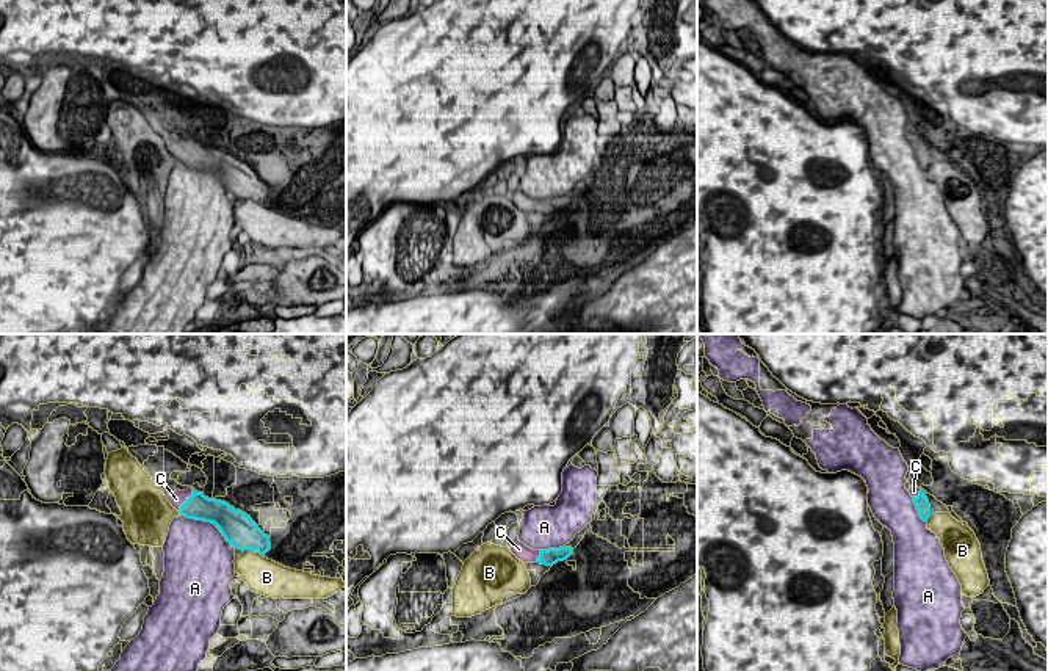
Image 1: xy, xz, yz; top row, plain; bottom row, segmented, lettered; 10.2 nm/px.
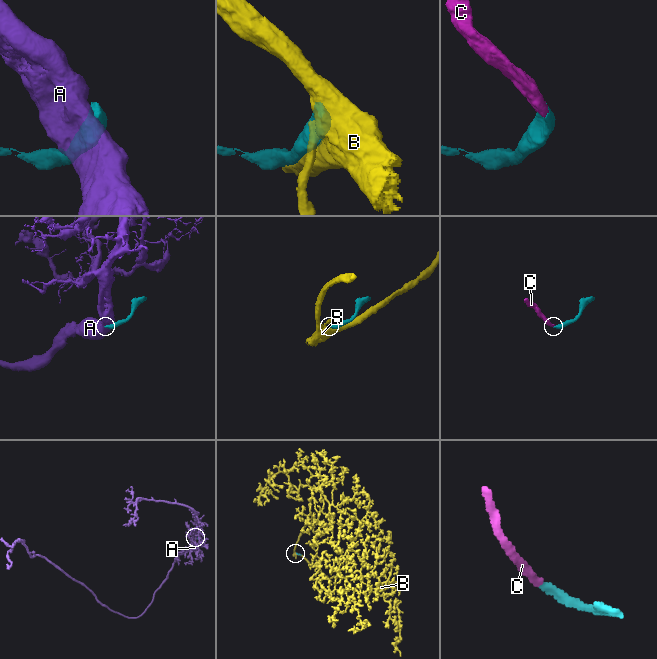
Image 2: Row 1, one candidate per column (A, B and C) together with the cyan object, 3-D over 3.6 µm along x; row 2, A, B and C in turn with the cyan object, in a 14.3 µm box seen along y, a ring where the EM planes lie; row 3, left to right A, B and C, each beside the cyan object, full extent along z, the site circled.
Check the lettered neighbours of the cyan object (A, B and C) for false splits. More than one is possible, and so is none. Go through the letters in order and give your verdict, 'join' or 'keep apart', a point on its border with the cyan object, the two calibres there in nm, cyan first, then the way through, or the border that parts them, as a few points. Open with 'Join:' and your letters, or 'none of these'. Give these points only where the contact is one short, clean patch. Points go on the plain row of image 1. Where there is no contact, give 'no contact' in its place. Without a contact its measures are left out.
Join: C
A: keep apart | xy (210, 170) | 320/460 nm
B: keep apart | xy (245, 198) | 340/320 nm
C: join | xy (187, 151) | 260/160 nm | across xy (198, 155), (187, 151), (176, 148)

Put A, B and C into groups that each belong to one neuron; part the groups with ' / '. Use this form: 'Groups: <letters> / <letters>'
Groups: A / B / C

